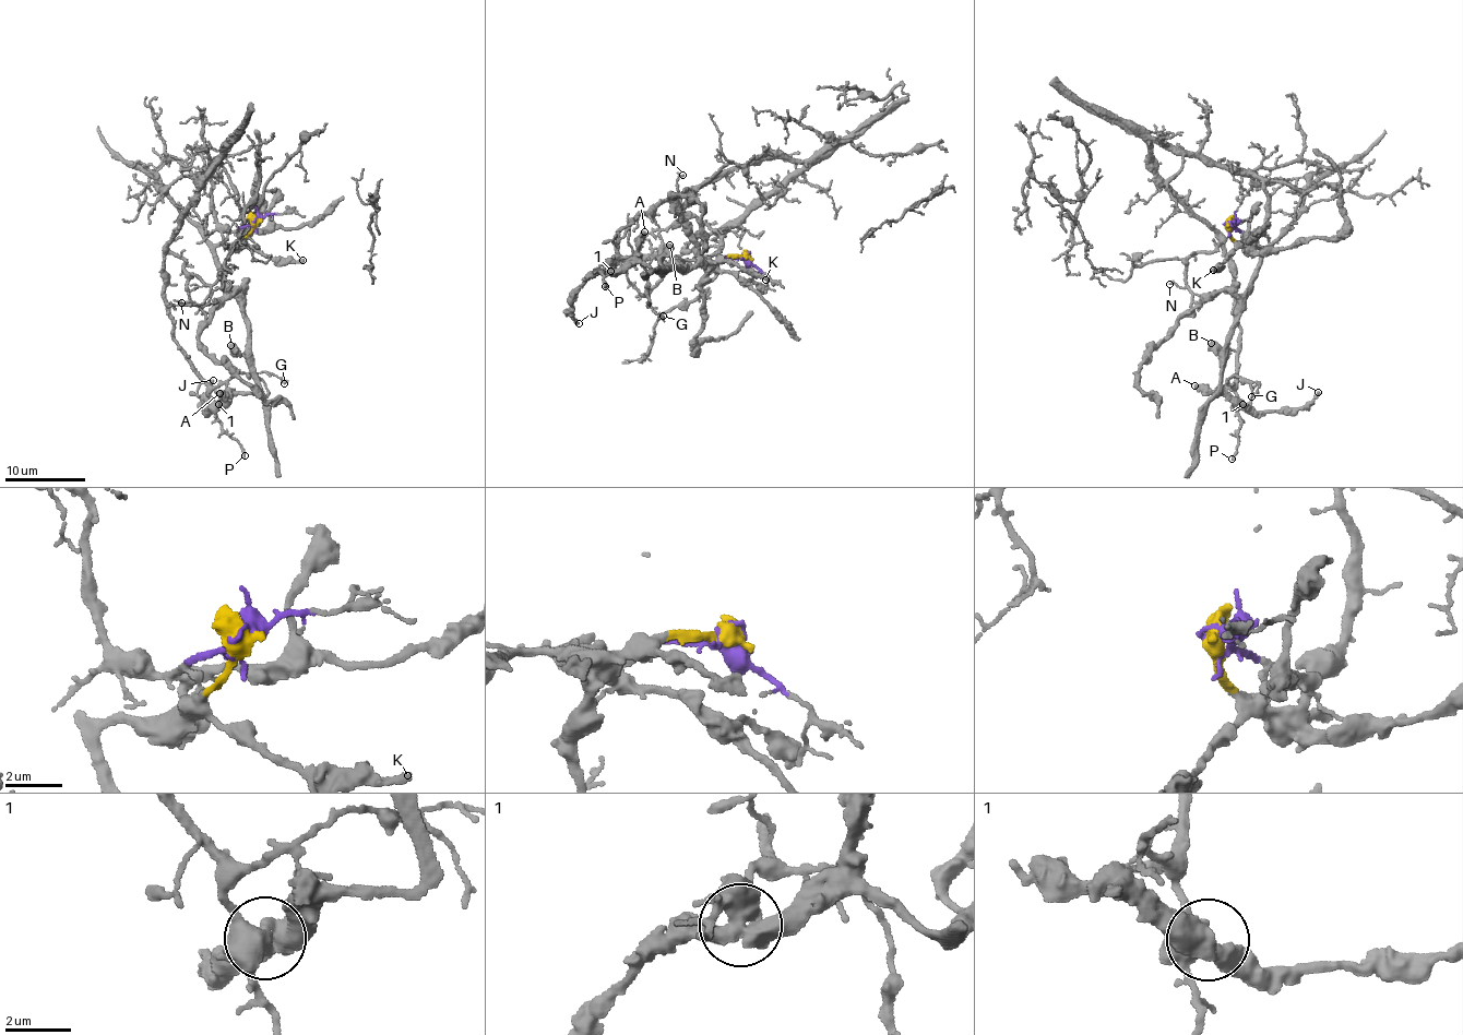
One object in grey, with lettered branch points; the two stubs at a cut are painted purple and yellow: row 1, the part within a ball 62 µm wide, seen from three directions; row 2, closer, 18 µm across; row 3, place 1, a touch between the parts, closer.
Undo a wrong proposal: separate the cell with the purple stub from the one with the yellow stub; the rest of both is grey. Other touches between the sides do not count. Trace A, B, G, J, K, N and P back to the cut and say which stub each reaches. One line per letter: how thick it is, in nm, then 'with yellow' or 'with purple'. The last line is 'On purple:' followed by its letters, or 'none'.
A: 240 nm thick; with yellow
B: 650 nm thick; with yellow
G: 70 nm thick; with purple
J: 240 nm thick; with yellow
K: 240 nm thick; with yellow
N: 120 nm thick; with purple
P: 180 nm thick; with purple
On purple: G, N, P

